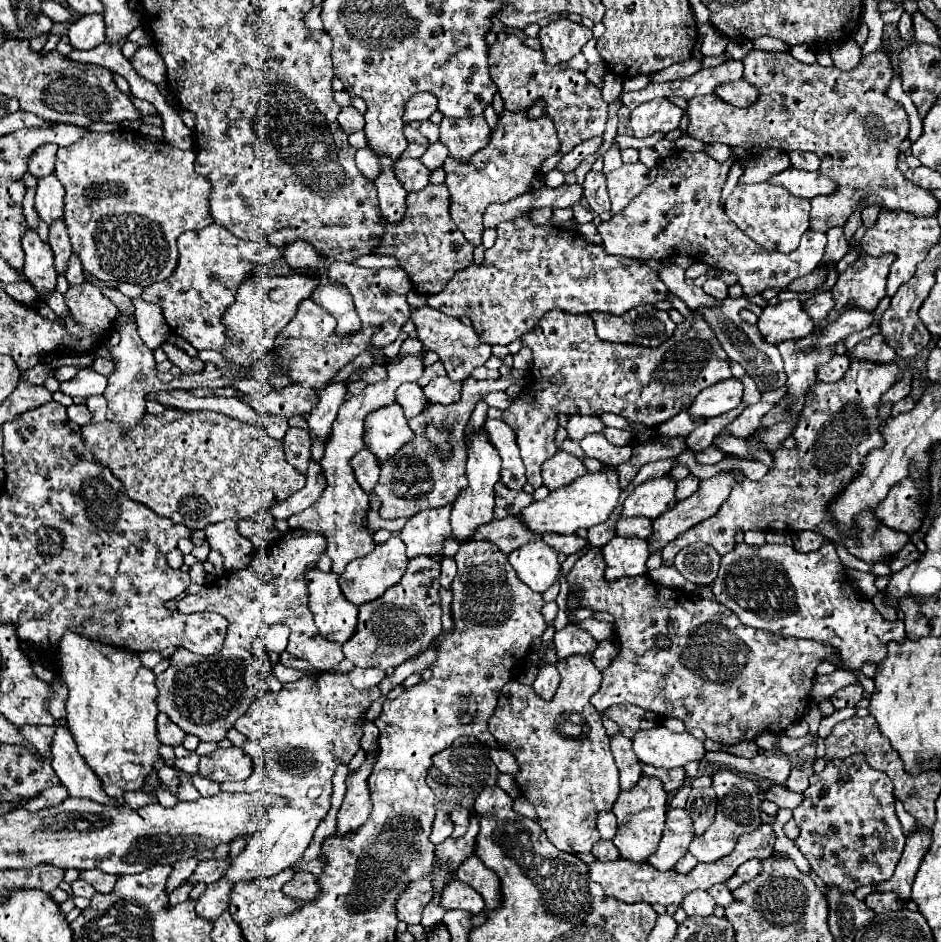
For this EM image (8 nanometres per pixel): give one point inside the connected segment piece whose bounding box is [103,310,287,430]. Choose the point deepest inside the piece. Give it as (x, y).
(135, 374)

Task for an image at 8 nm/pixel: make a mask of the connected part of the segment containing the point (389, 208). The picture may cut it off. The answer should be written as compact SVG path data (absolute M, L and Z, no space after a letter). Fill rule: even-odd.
M379 158L379 162L383 164L383 172L381 176L375 180L375 186L377 186L377 198L379 198L379 212L381 212L381 218L389 224L397 224L403 220L405 216L405 188L397 182L393 170L391 170L391 164L393 160L391 158Z

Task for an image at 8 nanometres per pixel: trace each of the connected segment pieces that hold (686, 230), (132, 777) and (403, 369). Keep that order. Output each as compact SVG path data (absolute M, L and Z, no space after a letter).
M685 150L673 152L659 166L657 180L633 198L625 210L597 228L605 252L641 260L661 260L677 254L691 256L715 270L735 274L745 296L761 294L765 288L787 288L795 278L811 274L823 258L827 246L825 232L807 230L797 250L781 254L757 246L725 216L719 196L735 160L735 154L727 162L717 162L709 156L689 156Z
M67 630L65 638L61 640L59 666L61 666L59 678L69 688L69 698L65 702L65 710L67 710L65 720L69 732L83 760L99 776L105 794L113 800L123 800L125 792L143 790L147 776L153 770L157 770L155 764L161 756L159 754L161 742L157 738L157 726L155 726L155 718L159 714L155 704L157 698L155 674L141 664L137 654L127 650L115 650L113 646L105 646L89 638L81 638L79 634L73 634L73 630Z
M425 348L419 354L401 354L393 362L389 360L389 364L385 366L387 374L389 374L387 380L369 384L359 396L351 396L347 402L343 402L343 406L337 414L337 420L333 422L333 436L327 440L325 456L321 460L323 474L327 478L327 488L313 506L309 506L307 510L303 510L287 520L287 524L291 528L315 530L327 538L325 552L333 560L333 572L337 572L337 574L343 574L345 566L351 560L363 558L369 552L373 552L373 548L375 548L373 536L363 526L363 520L369 512L369 496L361 490L361 486L357 486L357 480L353 478L353 470L349 470L349 458L353 458L353 454L357 454L363 448L361 438L363 438L363 430L365 430L363 428L365 416L383 406L391 406L395 402L395 390L399 384L417 382L421 378L423 368L425 368L423 354L425 354Z

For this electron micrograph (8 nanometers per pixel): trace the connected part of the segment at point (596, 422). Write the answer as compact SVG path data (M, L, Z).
M569 416L569 424L567 424L567 432L571 434L573 442L581 442L587 434L591 432L603 432L605 424L597 418L597 416Z

